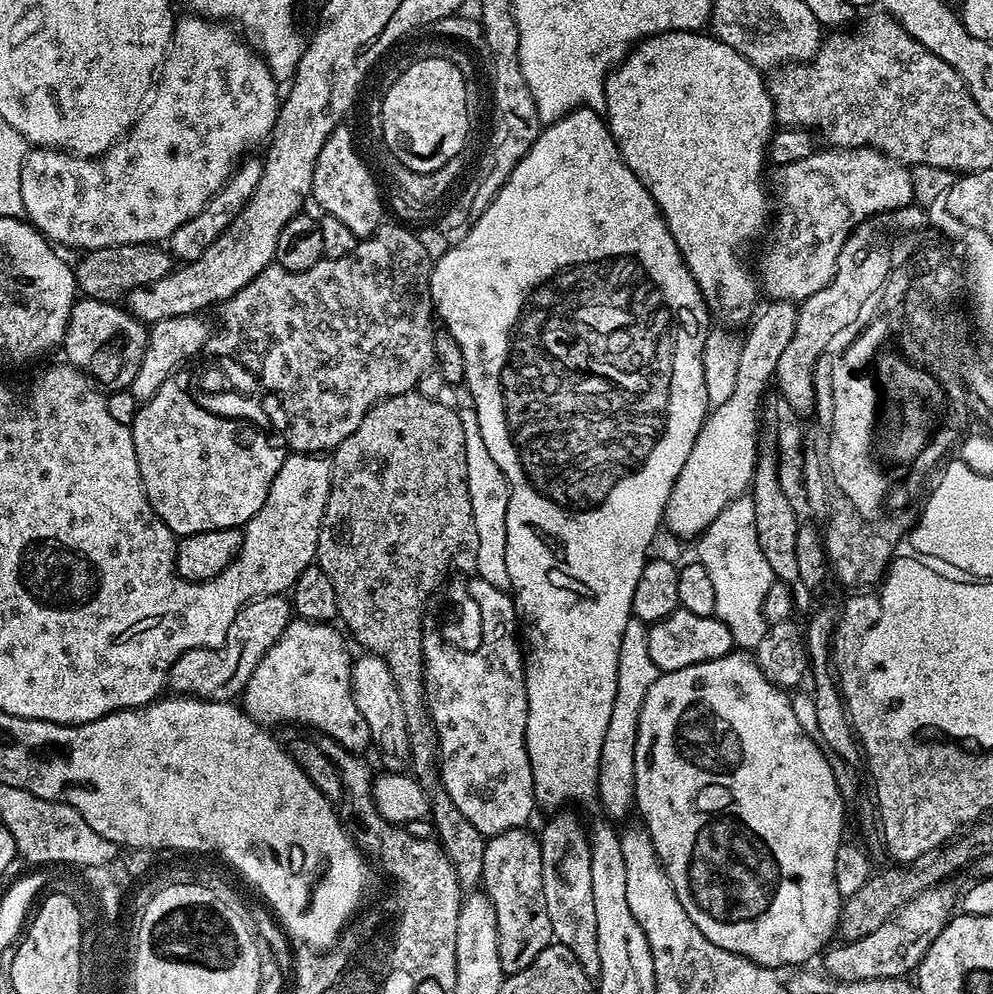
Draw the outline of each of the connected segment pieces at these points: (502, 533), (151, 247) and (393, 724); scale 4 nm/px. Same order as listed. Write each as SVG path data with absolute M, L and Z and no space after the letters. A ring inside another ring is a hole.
M471 406L459 409L462 434L466 438L466 482L470 490L470 510L474 514L474 530L478 533L478 558L475 575L505 590L511 589L510 574L506 571L506 510L510 502L512 487L506 474L490 458L486 442L482 442L482 430L478 426L478 414Z
M115 244L105 248L93 248L85 251L80 261L74 264L76 287L87 299L106 300L109 302L119 301L127 297L129 292L134 291L138 286L150 286L158 282L158 278L166 278L174 269L174 256L171 251L165 250L156 244Z
M357 655L352 661L352 693L358 714L366 718L372 744L380 751L383 767L390 772L404 772L412 758L410 738L406 710L402 710L402 698L398 698L398 686L394 686L394 674L390 674L390 666L386 666L386 662L377 656Z

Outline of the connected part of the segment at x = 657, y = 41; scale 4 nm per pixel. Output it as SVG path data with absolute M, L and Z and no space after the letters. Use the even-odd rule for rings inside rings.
M693 30L691 32L660 32L657 36L648 36L645 38L645 40L641 40L640 43L635 45L632 51L629 52L628 55L625 56L624 59L621 60L620 63L608 73L607 78L604 79L604 112L606 113L608 128L612 132L614 142L622 154L622 158L626 162L626 166L630 166L630 170L632 173L634 173L634 175L636 175L638 182L642 182L642 186L646 186L646 190L648 193L650 193L650 195L652 195L657 206L660 207L660 212L664 215L666 226L670 230L670 234L674 238L674 242L678 246L678 250L682 254L682 258L686 262L686 266L690 270L690 274L694 278L694 282L700 287L700 293L706 302L711 319L713 321L721 320L719 323L724 326L734 326L732 324L743 324L744 326L753 319L754 309L752 310L752 307L754 307L756 304L756 292L758 296L758 276L753 269L752 272L750 269L748 269L748 264L746 261L744 261L744 251L746 251L747 248L750 247L751 244L763 234L764 227L766 227L766 232L766 229L770 224L770 192L769 189L768 192L766 189L764 189L764 164L766 165L766 157L768 155L768 141L771 140L774 125L777 123L776 109L772 106L772 95L768 93L768 86L765 77L762 75L761 69L757 68L752 64L752 62L744 58L742 54L738 54L738 50L731 49L730 46L724 45L721 40L717 40L716 37L711 34L705 34L705 36L703 36L704 34L705 33L700 30Z

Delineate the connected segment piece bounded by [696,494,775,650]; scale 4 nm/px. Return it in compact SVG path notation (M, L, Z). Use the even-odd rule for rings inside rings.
M745 494L732 500L730 506L726 506L706 531L700 534L696 543L698 543L697 561L706 567L706 572L713 581L716 618L730 630L735 647L742 650L756 649L769 627L768 621L761 613L762 603L775 576L770 570L770 564L766 561L761 546L758 545L758 530L751 495Z

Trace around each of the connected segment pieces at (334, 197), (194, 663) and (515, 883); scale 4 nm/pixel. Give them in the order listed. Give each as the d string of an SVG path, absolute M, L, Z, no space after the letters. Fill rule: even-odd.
M341 126L333 130L322 146L322 154L318 154L318 162L314 166L311 199L317 200L327 215L339 218L349 230L354 230L357 238L363 238L372 235L382 223L380 215L384 208L380 205L376 184L377 177L364 164L357 151L353 129Z
M287 595L259 596L258 599L251 600L245 608L238 610L234 622L230 622L230 630L226 630L222 647L186 650L186 654L182 654L178 662L174 662L168 672L167 687L172 688L173 693L195 696L197 700L235 701L243 693L258 662L262 662L266 650L270 650L270 646L278 642L293 616L294 609Z
M515 828L497 836L487 837L486 854L482 858L482 888L490 898L496 915L496 929L498 930L498 962L502 966L505 976L518 974L518 970L526 970L530 962L546 946L553 943L550 914L546 914L546 894L542 894L542 850L540 841L524 828Z

